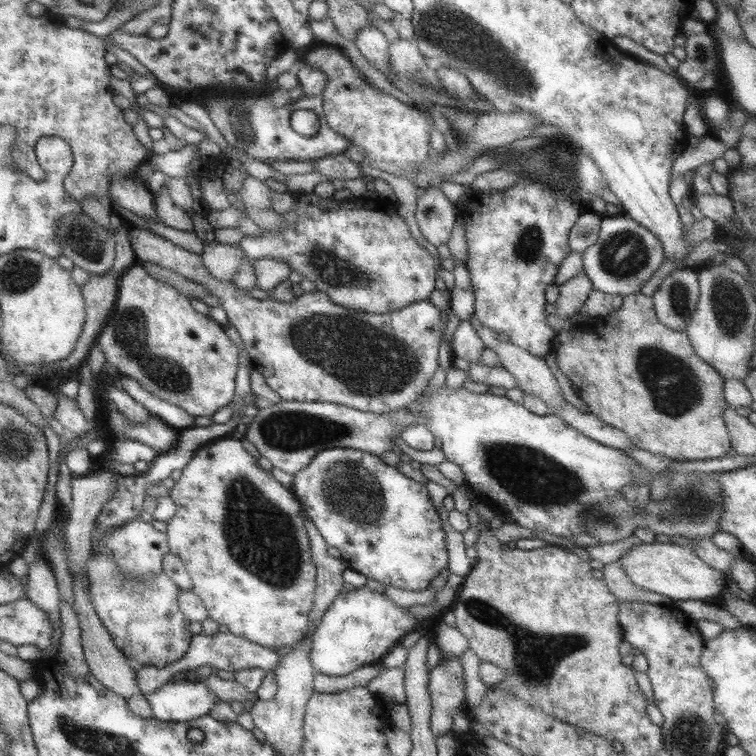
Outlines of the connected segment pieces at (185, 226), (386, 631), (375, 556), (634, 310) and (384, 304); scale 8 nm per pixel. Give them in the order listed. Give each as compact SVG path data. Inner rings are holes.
M166 181L162 189L155 195L156 212L158 212L159 222L166 227L178 229L185 232L194 232L194 222L192 213L182 210L174 204L172 198L168 196L168 186Z
M366 585L354 587L349 592L340 591L326 614L323 614L322 621L310 635L312 638L310 659L314 669L328 676L346 676L346 674L364 667L364 664L370 665L370 662L380 660L408 633L418 630L419 621L408 613L408 607L395 604L396 602L391 601L385 592L371 590Z
M330 448L321 450L314 455L312 462L295 474L292 491L296 498L301 502L305 516L307 516L318 529L318 532L324 537L329 546L338 548L341 552L341 559L348 563L348 567L365 574L367 578L378 580L385 586L392 585L397 589L409 591L424 590L436 578L441 570L444 570L449 563L449 554L446 548L446 535L442 530L442 521L438 515L436 507L433 505L429 495L429 489L426 485L418 484L409 476L404 475L395 467L384 463L381 458L374 456L362 450L354 450L353 448Z
M641 293L630 294L623 298L623 305L618 310L604 317L596 317L594 327L585 325L576 328L574 332L557 334L553 340L552 351L555 354L560 372L570 379L576 396L585 401L589 412L597 416L600 420L603 420L606 425L622 430L622 433L630 437L637 448L648 450L648 452L653 452L654 454L663 454L664 456L675 458L676 461L720 458L728 455L730 448L733 448L731 437L723 419L723 412L729 407L723 395L725 380L713 366L704 362L695 353L691 340L685 331L672 330L658 320L657 314L655 313L654 301L652 301L650 296L644 296Z
M314 192L311 194L294 194L297 198L297 202L295 208L290 210L289 212L282 215L284 221L282 221L282 225L276 229L276 231L264 231L258 236L248 236L246 235L239 242L239 246L245 253L245 256L254 261L259 258L264 257L274 257L277 259L282 259L284 261L288 261L290 266L296 272L299 272L304 276L304 278L310 280L316 285L317 291L321 291L325 293L332 302L337 305L342 305L354 310L359 310L362 312L371 312L376 314L384 314L388 311L392 310L400 310L405 306L410 306L414 304L414 302L419 302L420 300L429 300L430 295L435 290L435 282L436 282L436 272L439 263L442 265L448 265L443 260L437 261L426 251L424 247L422 247L418 242L412 237L410 233L410 228L406 225L406 219L402 219L398 212L398 203L397 201L389 201L384 199L383 197L378 197L378 199L374 199L371 197L356 197L354 200L349 201L338 201L334 198L324 199L318 197Z

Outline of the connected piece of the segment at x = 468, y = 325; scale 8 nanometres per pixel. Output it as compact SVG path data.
M470 320L460 322L453 338L450 345L454 357L464 358L474 364L481 362L482 351L486 346Z

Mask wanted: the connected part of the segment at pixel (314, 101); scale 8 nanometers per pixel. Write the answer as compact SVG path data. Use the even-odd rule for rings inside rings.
M279 92L263 96L214 96L206 102L210 118L225 137L226 143L252 161L260 160L265 164L285 161L318 161L331 155L343 154L350 141L330 128L327 123L321 94L318 96L298 96L295 94L290 104L276 107L272 97ZM295 110L311 110L320 119L319 131L314 136L304 136L292 128L290 117Z

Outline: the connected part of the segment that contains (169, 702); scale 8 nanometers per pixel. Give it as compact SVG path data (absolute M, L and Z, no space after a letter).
M171 680L146 697L153 717L161 721L186 722L212 711L221 700L201 681Z

